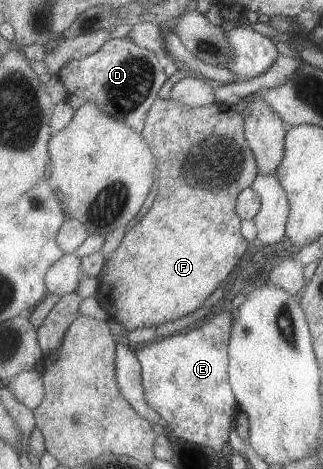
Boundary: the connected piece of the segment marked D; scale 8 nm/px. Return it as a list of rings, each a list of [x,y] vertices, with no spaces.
[[[129,37],[113,38],[105,45],[101,46],[99,51],[87,55],[81,59],[73,59],[69,63],[65,63],[60,69],[58,77],[65,83],[67,91],[69,91],[68,102],[74,111],[78,110],[82,105],[89,101],[97,103],[99,107],[111,115],[113,119],[125,121],[127,125],[131,125],[137,133],[143,131],[150,109],[158,99],[159,89],[163,87],[163,83],[169,78],[165,76],[163,71],[165,57],[151,49],[143,49],[139,43],[135,43]]]

